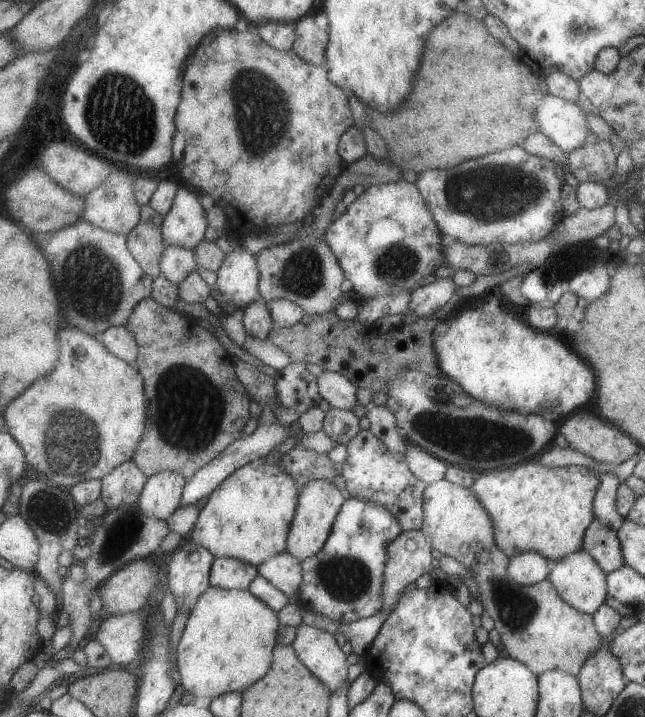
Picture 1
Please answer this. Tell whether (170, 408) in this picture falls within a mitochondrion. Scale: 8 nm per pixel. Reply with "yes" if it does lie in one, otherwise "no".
yes

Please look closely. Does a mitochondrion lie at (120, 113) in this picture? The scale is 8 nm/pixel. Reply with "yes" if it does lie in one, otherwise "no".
yes

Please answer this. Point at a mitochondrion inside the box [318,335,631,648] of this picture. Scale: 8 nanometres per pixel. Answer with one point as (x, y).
(516, 610)

